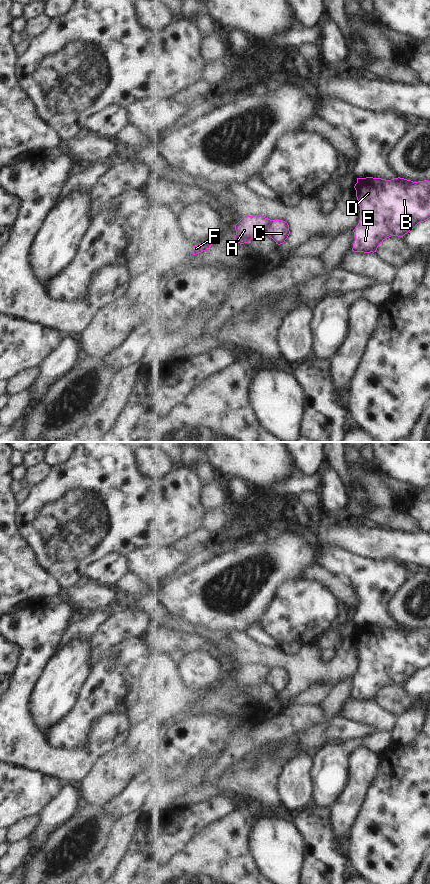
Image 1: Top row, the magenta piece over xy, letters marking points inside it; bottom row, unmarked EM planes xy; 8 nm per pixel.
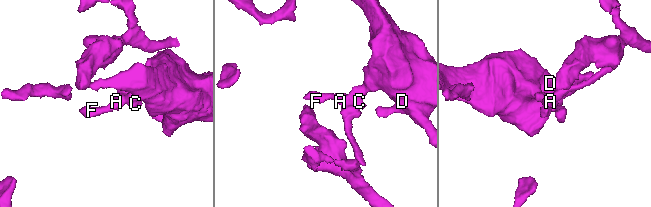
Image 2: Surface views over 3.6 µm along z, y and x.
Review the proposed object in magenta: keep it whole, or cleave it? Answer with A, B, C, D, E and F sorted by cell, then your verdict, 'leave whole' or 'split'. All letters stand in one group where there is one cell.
A F / B C D E; split

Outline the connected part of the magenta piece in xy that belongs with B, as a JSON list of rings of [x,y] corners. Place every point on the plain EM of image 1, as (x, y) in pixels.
[[[366,625],[357,626],[354,636],[360,654],[360,668],[353,678],[355,689],[352,699],[354,700],[374,701],[385,687],[391,684],[403,686],[418,671],[430,666],[430,629],[428,628],[413,630],[400,625],[391,628]]]

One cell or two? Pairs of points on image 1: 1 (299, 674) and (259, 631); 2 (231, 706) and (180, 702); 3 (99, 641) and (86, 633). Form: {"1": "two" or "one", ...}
{"1": "two", "2": "one", "3": "two"}

